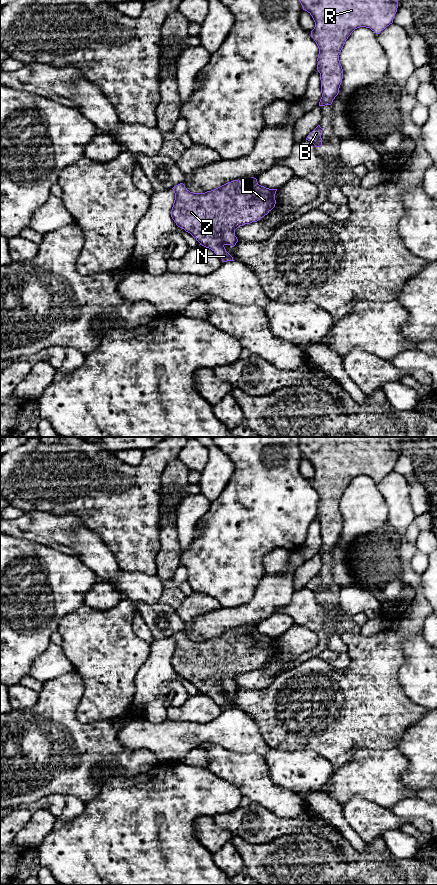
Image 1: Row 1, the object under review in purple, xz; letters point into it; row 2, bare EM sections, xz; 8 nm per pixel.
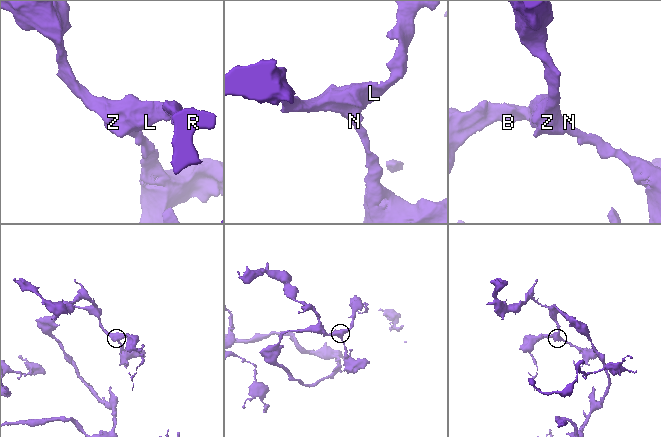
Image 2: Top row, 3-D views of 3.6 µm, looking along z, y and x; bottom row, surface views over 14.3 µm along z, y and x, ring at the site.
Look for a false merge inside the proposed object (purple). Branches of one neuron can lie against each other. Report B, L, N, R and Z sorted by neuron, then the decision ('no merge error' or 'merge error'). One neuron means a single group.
B L N R Z; no merge error

